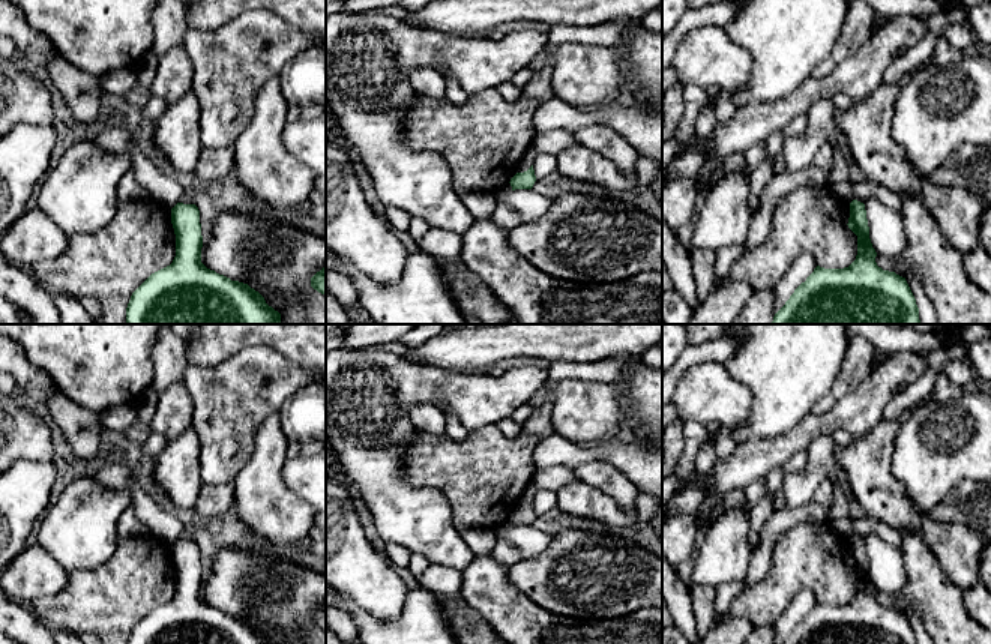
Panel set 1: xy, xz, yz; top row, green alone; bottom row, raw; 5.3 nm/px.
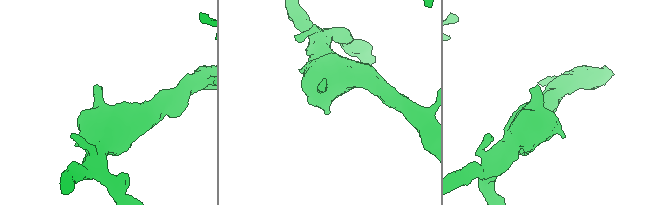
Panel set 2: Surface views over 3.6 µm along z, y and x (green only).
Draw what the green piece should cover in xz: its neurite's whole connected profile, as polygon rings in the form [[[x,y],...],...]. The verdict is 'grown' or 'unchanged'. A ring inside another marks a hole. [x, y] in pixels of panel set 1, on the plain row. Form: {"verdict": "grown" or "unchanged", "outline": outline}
{"verdict": "unchanged", "outline": [[[533,501],[524,507],[524,509],[517,509],[512,515],[511,515],[511,522],[512,527],[515,525],[532,525],[533,521],[536,518],[536,512],[535,512],[535,506]]]}

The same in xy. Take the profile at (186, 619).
{"verdict": "unchanged", "outline": [[[195,540],[171,545],[176,570],[173,599],[152,609],[131,632],[128,644],[272,644],[248,620],[207,605],[201,599],[201,560]]]}

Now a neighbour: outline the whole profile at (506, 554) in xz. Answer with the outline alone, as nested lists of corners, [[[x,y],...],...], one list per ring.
[[[511,519],[505,521],[502,525],[497,525],[494,531],[494,545],[492,545],[492,557],[503,566],[512,566],[521,560],[520,551],[511,545],[509,542],[500,539],[499,536],[512,528]]]

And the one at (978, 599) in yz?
[[[977,581],[964,591],[968,615],[982,627],[991,630],[991,591]]]

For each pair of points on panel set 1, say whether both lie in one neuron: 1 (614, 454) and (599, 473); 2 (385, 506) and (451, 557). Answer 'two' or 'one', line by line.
1: two
2: one

